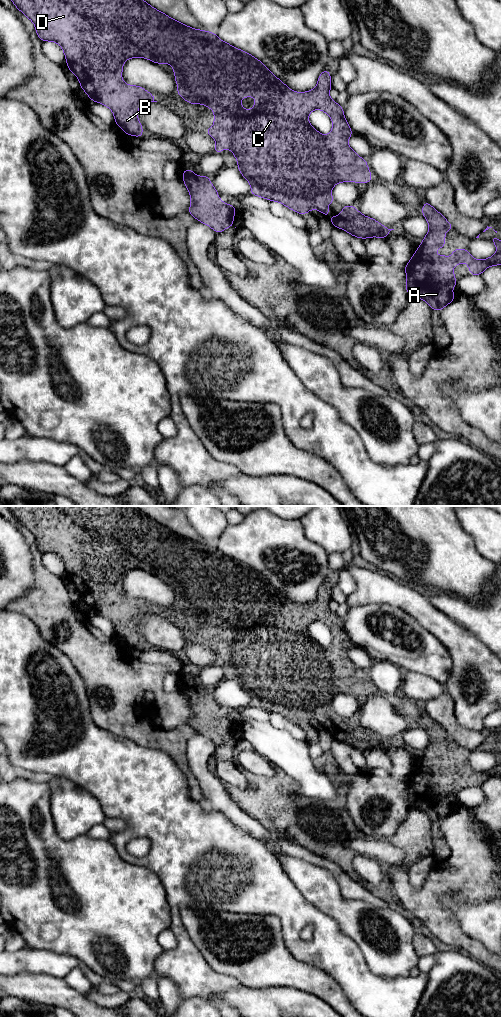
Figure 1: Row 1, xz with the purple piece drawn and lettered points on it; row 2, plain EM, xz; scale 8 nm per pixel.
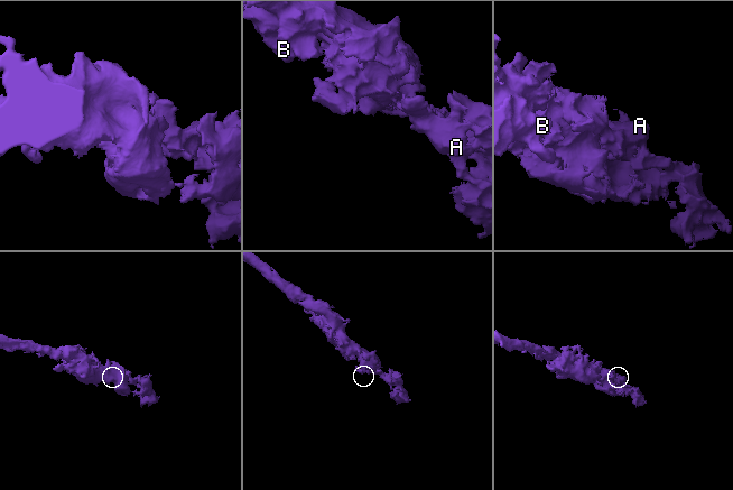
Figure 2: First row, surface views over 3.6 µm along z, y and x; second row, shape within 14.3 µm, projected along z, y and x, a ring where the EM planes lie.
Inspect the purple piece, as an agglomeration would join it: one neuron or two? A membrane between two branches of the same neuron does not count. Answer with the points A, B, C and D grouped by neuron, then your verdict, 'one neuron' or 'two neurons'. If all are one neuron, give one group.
A B C D; one neuron

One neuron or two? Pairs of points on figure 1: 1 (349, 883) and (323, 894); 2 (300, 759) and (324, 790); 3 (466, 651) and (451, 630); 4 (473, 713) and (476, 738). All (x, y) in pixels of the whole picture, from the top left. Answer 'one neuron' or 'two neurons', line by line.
1: two neurons
2: one neuron
3: one neuron
4: two neurons

